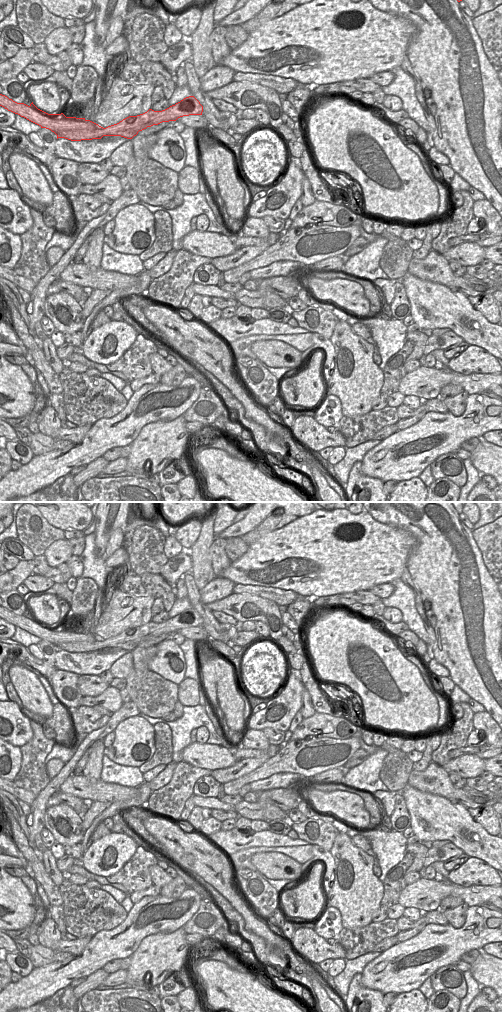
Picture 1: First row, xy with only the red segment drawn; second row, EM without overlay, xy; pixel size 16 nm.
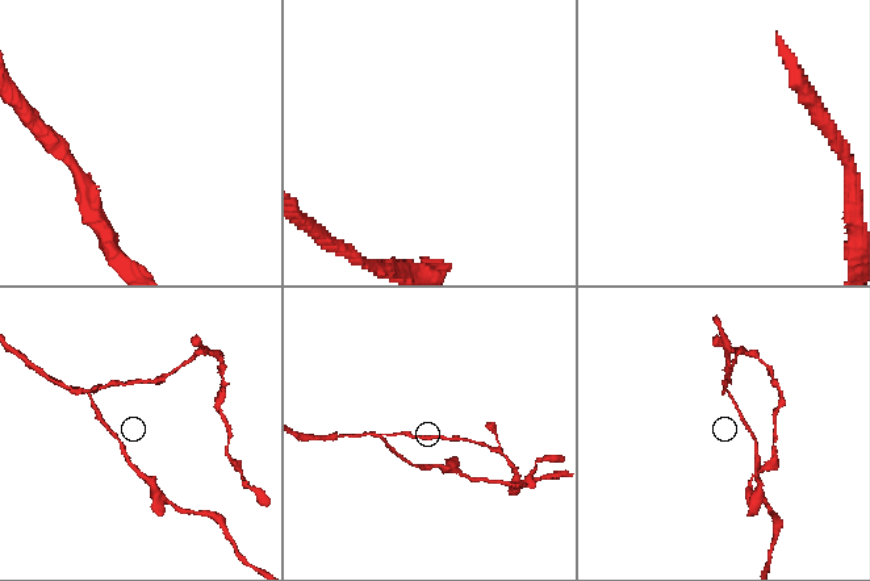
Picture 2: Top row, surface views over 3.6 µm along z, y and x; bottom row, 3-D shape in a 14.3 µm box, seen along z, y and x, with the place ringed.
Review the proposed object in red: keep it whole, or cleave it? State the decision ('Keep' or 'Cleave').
Cleave.

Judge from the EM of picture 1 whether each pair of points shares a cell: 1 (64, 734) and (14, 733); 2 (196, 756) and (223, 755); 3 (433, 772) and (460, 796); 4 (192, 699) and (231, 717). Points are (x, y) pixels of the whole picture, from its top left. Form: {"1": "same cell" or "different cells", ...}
{"1": "different cells", "2": "same cell", "3": "same cell", "4": "different cells"}

